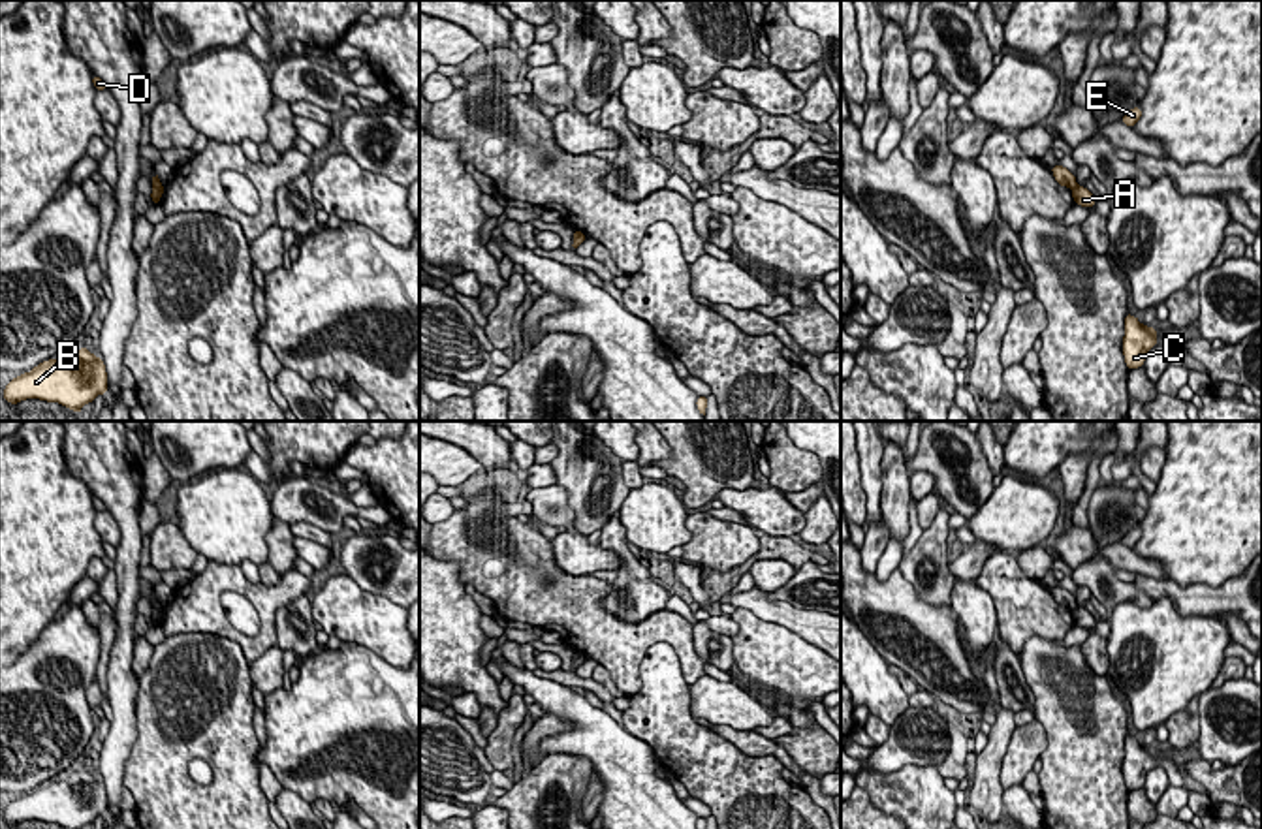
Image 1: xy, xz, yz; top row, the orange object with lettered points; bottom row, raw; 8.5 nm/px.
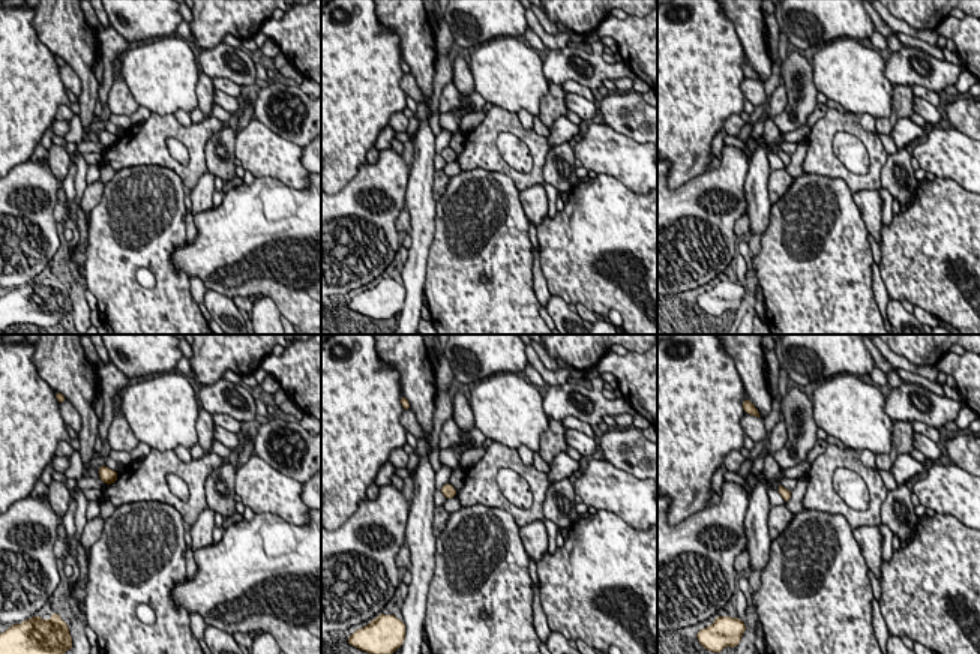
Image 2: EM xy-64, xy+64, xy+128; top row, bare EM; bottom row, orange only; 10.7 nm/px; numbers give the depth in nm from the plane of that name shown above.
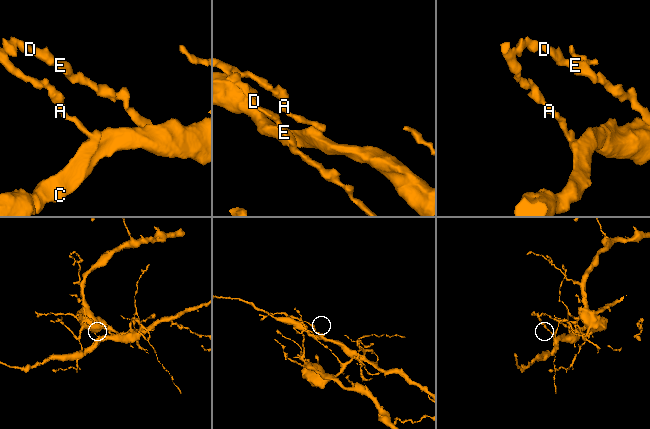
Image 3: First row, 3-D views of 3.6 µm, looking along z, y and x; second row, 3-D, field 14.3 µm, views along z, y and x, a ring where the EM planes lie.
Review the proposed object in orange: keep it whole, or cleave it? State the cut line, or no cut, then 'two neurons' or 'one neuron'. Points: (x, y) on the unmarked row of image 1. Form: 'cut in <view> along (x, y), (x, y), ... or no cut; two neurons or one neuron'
cut in yz along (1076, 606), (1072, 610); two neurons

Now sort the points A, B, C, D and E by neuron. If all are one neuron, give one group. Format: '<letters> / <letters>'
A B C / D E

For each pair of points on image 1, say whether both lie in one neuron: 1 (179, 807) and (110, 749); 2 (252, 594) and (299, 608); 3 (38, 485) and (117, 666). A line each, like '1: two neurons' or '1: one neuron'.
1: two neurons
2: two neurons
3: two neurons

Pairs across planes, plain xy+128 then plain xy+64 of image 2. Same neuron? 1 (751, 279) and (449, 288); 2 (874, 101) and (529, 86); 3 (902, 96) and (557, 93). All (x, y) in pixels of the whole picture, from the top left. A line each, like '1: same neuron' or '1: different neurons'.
1: different neurons
2: same neuron
3: same neuron

